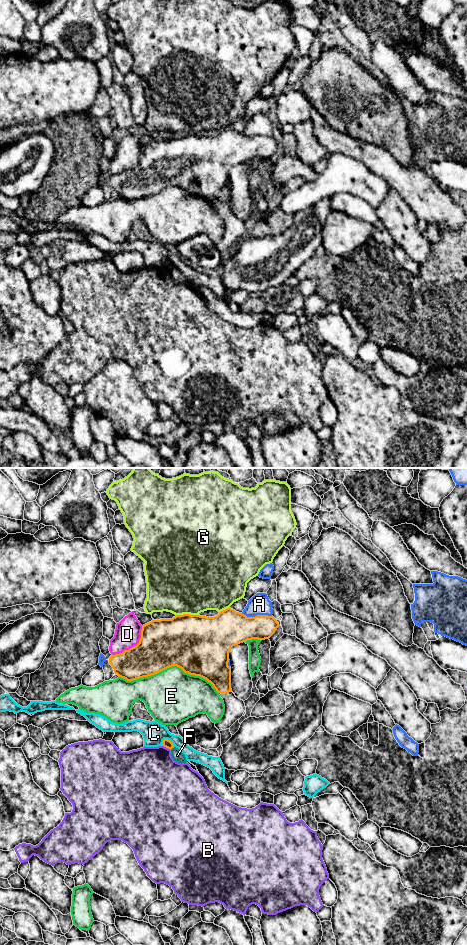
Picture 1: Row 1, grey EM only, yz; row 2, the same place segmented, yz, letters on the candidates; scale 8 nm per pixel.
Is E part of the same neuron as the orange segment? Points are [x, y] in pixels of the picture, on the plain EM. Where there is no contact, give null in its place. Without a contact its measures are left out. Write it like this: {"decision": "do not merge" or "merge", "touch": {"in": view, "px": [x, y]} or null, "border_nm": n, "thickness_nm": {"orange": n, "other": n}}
{"decision": "do not merge", "touch": {"in": "yz", "px": [170, 186]}, "border_nm": 800, "thickness_nm": {"orange": 440, "other": 440}}

